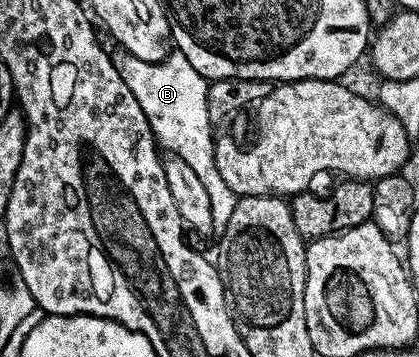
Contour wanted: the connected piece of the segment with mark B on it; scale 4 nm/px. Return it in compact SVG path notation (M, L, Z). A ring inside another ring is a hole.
M177 51L166 54L163 61L145 61L136 59L132 54L123 52L122 58L117 58L116 64L126 86L136 95L144 115L150 120L150 130L154 132L155 142L163 150L173 156L184 159L196 175L200 175L200 183L208 190L208 199L214 204L214 220L219 226L226 225L232 219L236 195L220 179L220 171L216 171L214 158L214 143L216 132L210 126L212 114L208 107L208 82L201 77ZM166 148L166 149L165 149Z

